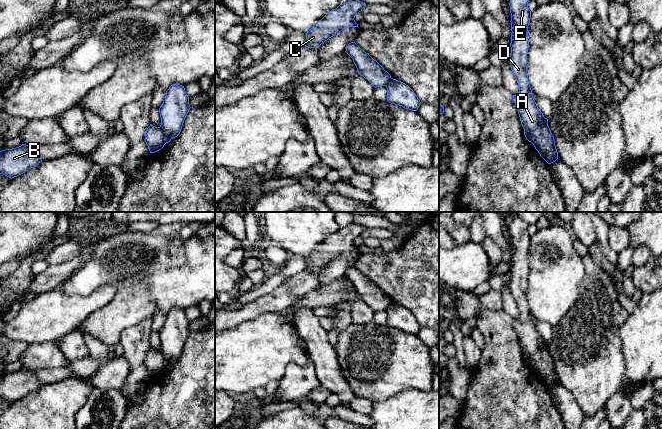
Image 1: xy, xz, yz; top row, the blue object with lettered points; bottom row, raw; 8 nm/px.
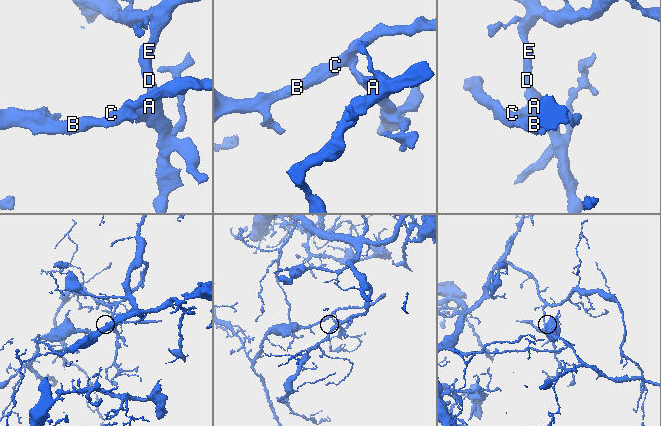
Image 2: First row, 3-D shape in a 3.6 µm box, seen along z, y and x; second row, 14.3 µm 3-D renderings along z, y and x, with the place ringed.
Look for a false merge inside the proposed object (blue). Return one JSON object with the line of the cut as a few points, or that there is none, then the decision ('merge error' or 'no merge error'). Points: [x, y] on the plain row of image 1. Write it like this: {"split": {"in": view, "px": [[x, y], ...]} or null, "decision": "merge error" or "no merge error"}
{"split": {"in": "yz", "px": [[524, 353], [530, 358], [534, 368]]}, "decision": "merge error"}

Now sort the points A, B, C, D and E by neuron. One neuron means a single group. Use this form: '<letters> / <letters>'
A D E / B C

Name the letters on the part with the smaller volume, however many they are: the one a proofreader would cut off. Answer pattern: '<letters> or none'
B, C

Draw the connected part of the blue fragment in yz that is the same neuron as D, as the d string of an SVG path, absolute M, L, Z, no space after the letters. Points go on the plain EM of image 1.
M516 214L509 227L512 255L510 291L519 309L519 316L513 319L513 325L523 353L533 362L535 373L548 388L551 388L558 383L554 360L548 350L548 343L539 334L532 320L527 299L528 250L531 243L528 226L529 224Z

